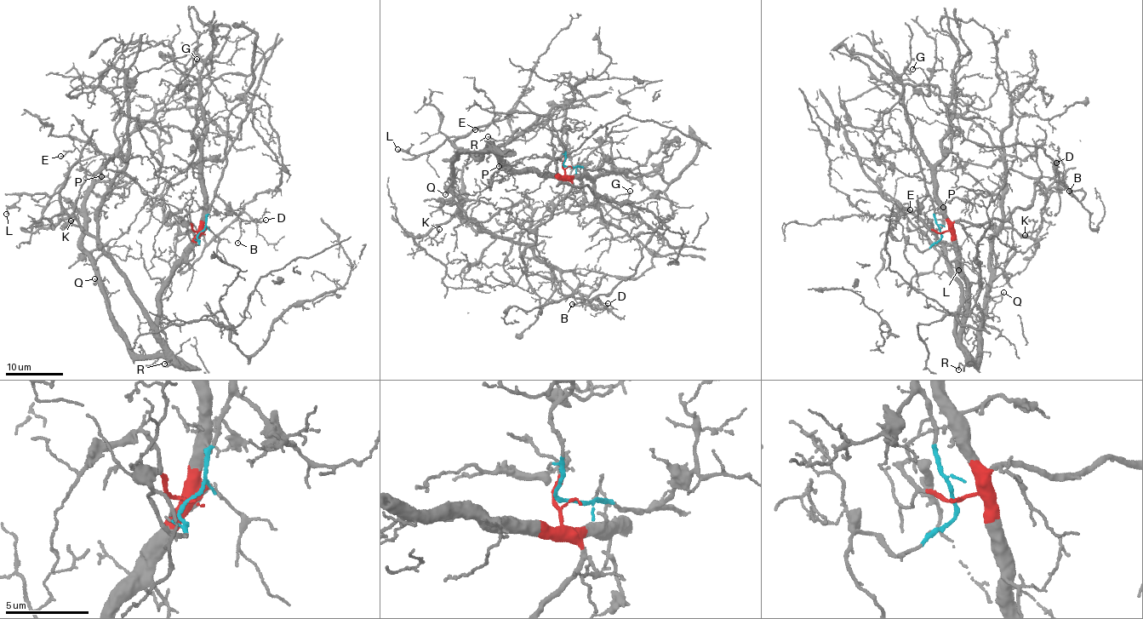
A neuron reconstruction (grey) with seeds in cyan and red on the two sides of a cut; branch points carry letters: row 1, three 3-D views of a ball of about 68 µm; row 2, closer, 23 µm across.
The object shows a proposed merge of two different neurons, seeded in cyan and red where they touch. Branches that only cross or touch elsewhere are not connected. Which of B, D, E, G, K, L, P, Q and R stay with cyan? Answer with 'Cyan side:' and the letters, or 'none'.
Cyan side: B, D, G

